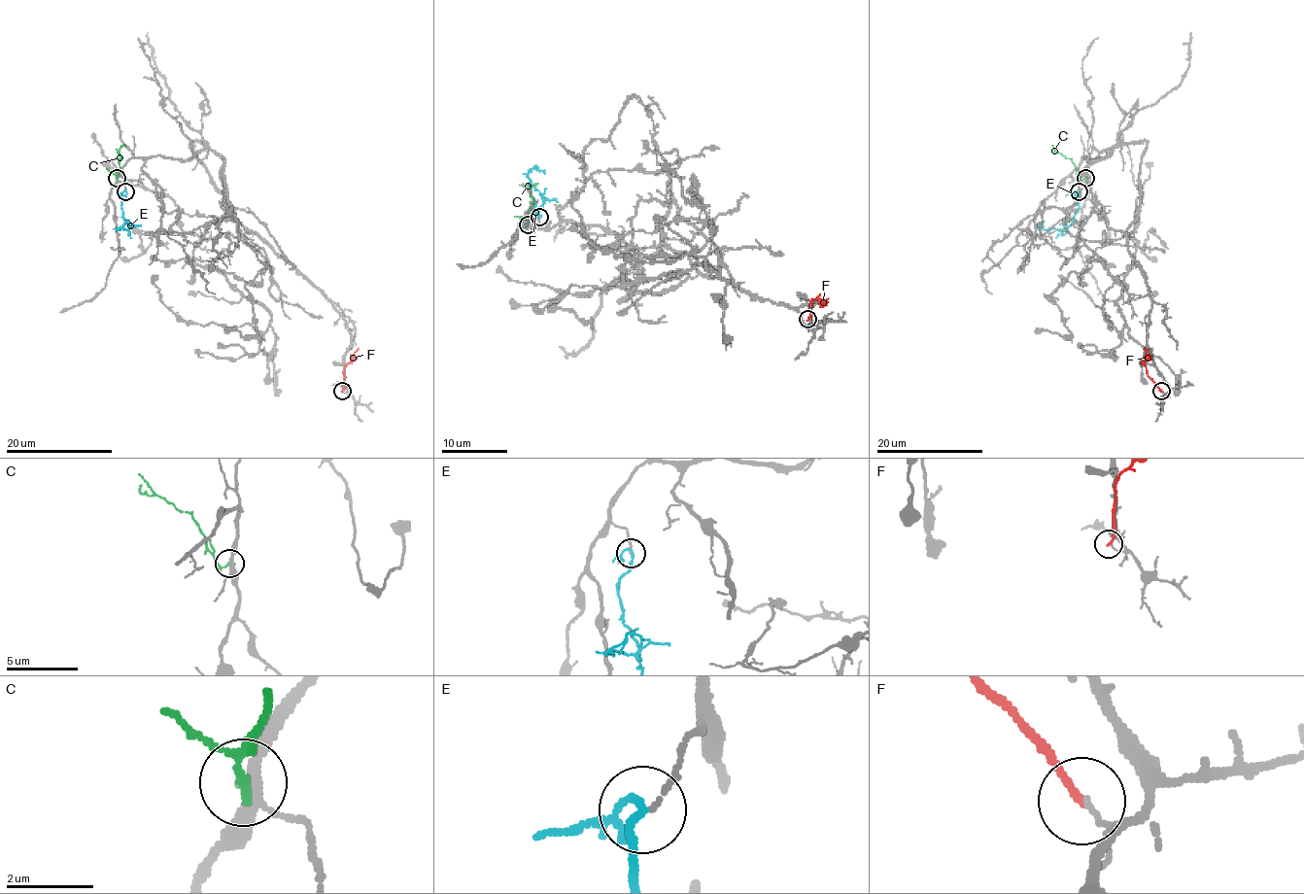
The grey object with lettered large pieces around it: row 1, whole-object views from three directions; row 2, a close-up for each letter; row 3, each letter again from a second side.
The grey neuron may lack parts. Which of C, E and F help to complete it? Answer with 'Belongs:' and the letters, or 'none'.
Belongs: none

